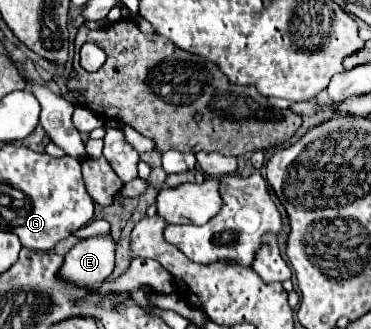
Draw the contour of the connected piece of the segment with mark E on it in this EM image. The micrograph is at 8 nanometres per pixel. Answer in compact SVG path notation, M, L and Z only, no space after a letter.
M94 236L78 242L60 266L58 278L64 284L92 288L104 282L114 270L114 240L112 236Z

